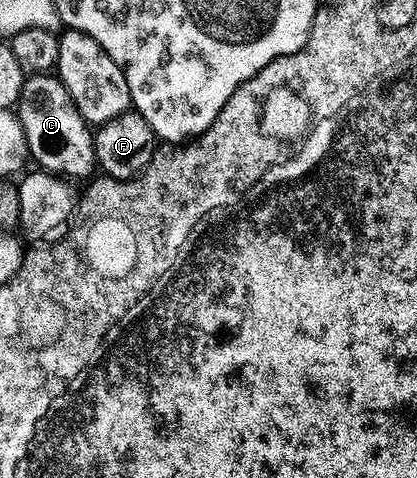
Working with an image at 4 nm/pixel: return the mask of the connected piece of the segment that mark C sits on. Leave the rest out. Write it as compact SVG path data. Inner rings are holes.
M33 75L23 82L22 95L19 97L17 116L25 131L27 149L30 158L37 161L44 172L52 173L70 180L90 178L97 167L95 159L95 143L92 128L87 125L83 116L76 111L71 96L62 81L53 75Z

